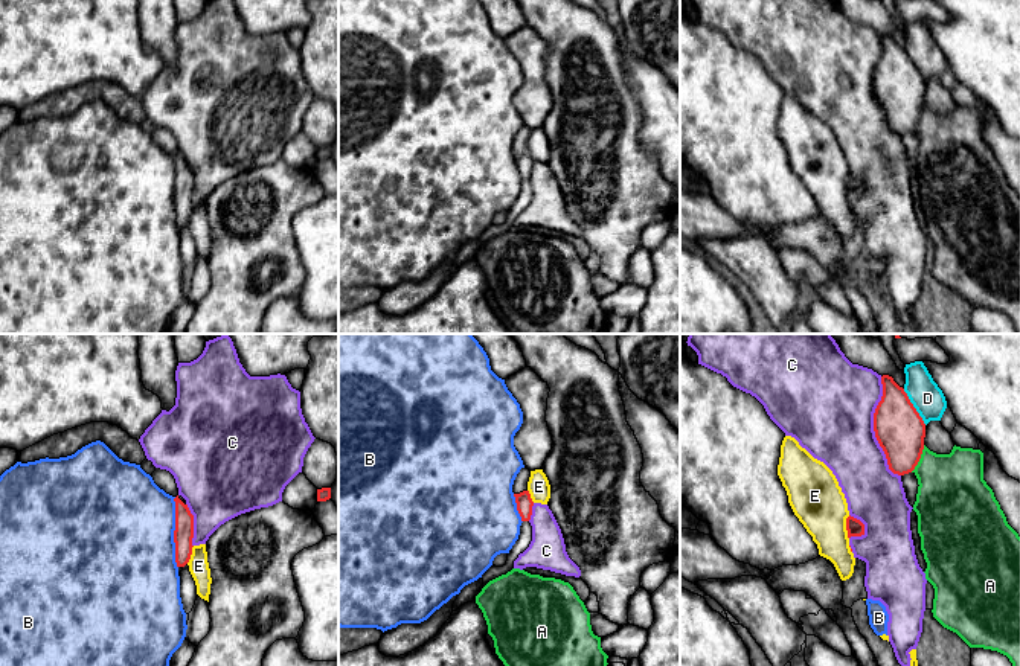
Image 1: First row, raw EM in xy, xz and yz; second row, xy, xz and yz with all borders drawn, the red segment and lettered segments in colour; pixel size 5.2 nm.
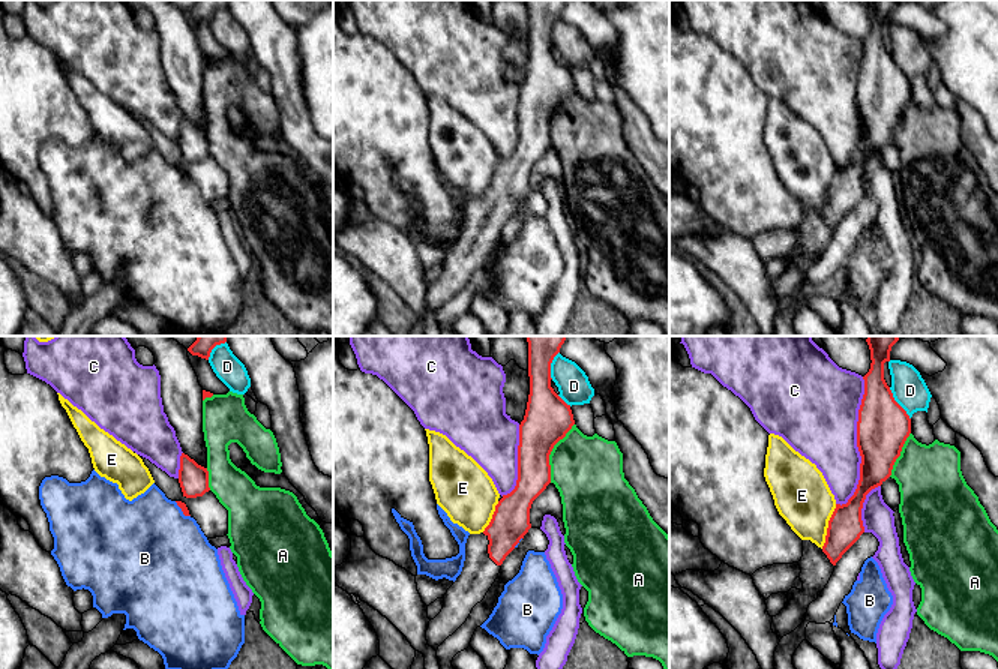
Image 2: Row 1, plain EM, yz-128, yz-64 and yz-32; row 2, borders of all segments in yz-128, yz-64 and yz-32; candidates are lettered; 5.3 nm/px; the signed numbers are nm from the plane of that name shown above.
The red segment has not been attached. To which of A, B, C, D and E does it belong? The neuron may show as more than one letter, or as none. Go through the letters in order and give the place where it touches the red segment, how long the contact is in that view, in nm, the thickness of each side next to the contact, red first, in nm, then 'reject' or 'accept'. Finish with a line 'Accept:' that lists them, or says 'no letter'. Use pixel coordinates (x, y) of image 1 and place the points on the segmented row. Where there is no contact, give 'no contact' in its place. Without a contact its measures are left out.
A: yz (920, 457) | 160 nm | 260/360 nm | reject
B: xy (174, 532) | 380 nm | 110/500 nm | reject
C: yz (874, 429) | 550 nm | 260/460 nm | reject
D: yz (914, 407) | 220 nm | 260/170 nm | reject
E: yz (846, 528) | 130 nm | 90/280 nm | reject
Accept: no letter

